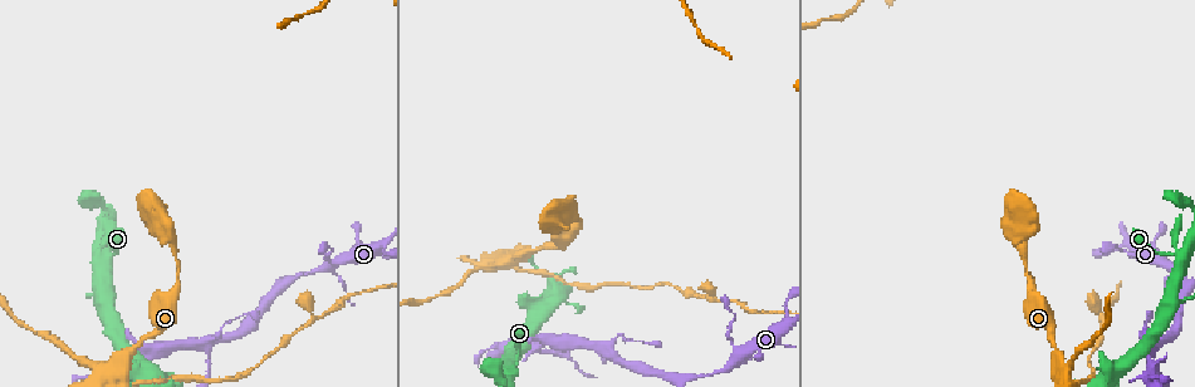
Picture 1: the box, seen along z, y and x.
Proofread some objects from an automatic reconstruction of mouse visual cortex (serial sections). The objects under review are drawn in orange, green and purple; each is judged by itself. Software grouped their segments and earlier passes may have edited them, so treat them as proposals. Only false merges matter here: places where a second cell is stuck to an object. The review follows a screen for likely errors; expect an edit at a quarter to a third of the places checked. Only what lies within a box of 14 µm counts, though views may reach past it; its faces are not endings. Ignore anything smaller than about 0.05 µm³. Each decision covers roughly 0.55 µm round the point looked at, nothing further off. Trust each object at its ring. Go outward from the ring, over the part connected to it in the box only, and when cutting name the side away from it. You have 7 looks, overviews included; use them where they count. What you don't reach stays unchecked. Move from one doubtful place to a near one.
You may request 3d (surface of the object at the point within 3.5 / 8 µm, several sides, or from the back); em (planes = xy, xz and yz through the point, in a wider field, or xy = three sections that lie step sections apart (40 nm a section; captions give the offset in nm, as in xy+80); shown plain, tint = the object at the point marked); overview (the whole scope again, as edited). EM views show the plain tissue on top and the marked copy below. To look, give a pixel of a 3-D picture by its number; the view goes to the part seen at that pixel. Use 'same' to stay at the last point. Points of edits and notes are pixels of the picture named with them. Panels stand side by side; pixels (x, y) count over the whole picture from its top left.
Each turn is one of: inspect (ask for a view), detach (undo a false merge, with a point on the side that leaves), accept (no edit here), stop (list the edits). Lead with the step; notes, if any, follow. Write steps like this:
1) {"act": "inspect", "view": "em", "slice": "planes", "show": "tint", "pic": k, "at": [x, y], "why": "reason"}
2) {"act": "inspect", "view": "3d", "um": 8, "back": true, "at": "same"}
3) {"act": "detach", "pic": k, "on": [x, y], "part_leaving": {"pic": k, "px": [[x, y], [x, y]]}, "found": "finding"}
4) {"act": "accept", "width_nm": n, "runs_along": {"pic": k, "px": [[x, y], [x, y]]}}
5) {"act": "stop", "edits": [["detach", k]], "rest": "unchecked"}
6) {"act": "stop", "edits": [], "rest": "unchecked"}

{"act": "inspect", "view": "3d", "um": 3.5, "pic": 1, "at": [104, 301], "why": "three-way junction"}

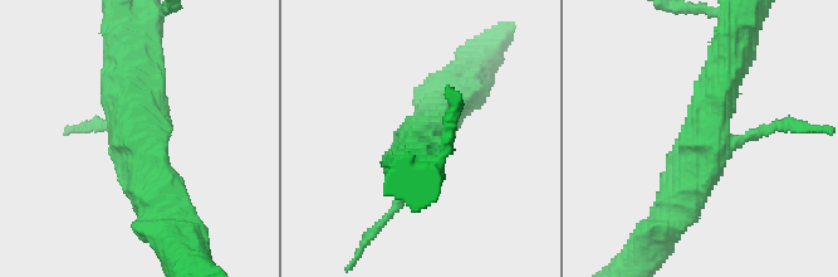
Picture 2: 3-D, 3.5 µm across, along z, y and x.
{"act": "inspect", "view": "em", "slice": "xy", "step": 1, "show": "tint", "pic": 2, "at": [131, 141]}

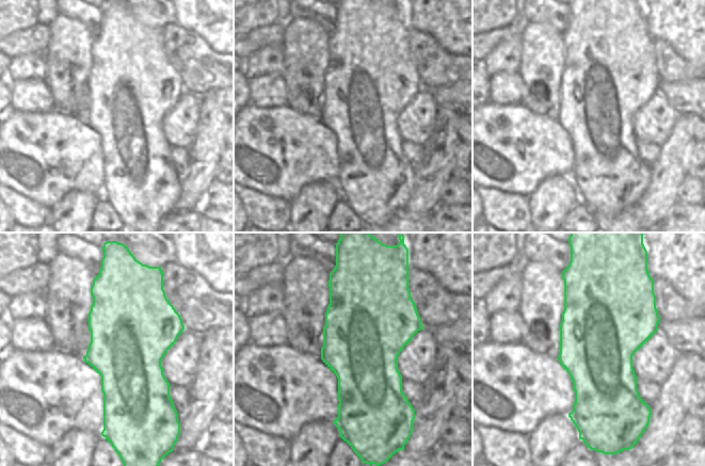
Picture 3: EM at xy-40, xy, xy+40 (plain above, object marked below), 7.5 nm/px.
{"act": "accept", "arms": 3, "runs_along": {"pic": 2, "px": [[728, 61], [674, 212]]}, "found": "continuous, no second cell"}

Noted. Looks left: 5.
{"act": "inspect", "view": "3d", "um": 8, "pic": 1, "at": [516, 261], "why": "sharp bend"}

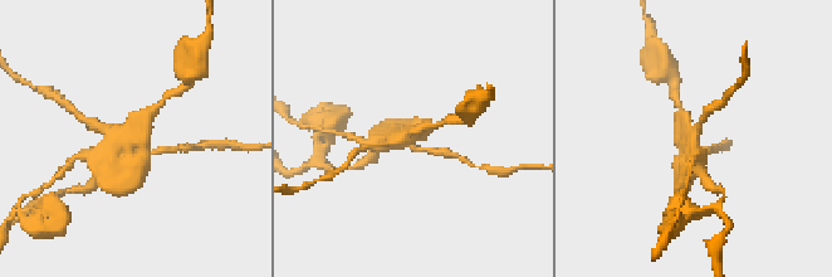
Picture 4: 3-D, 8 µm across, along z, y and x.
{"act": "inspect", "view": "3d", "um": 3.5, "pic": 4, "at": [130, 145], "why": "closer look"}

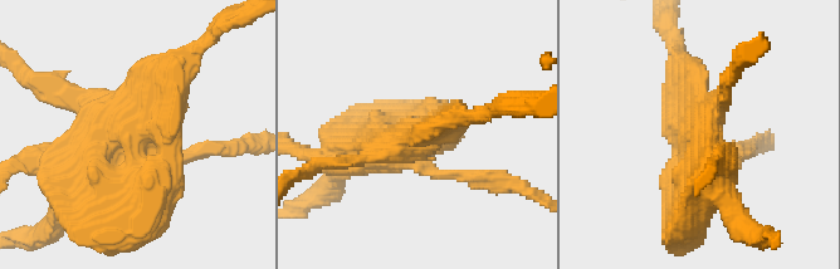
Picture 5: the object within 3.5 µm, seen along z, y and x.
{"act": "detach", "pic": 5, "on": [42, 92], "found": "two cells meet here"}

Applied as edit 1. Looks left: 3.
{"act": "stop", "edits": [["detach", 5]], "rest": "unchecked"}

